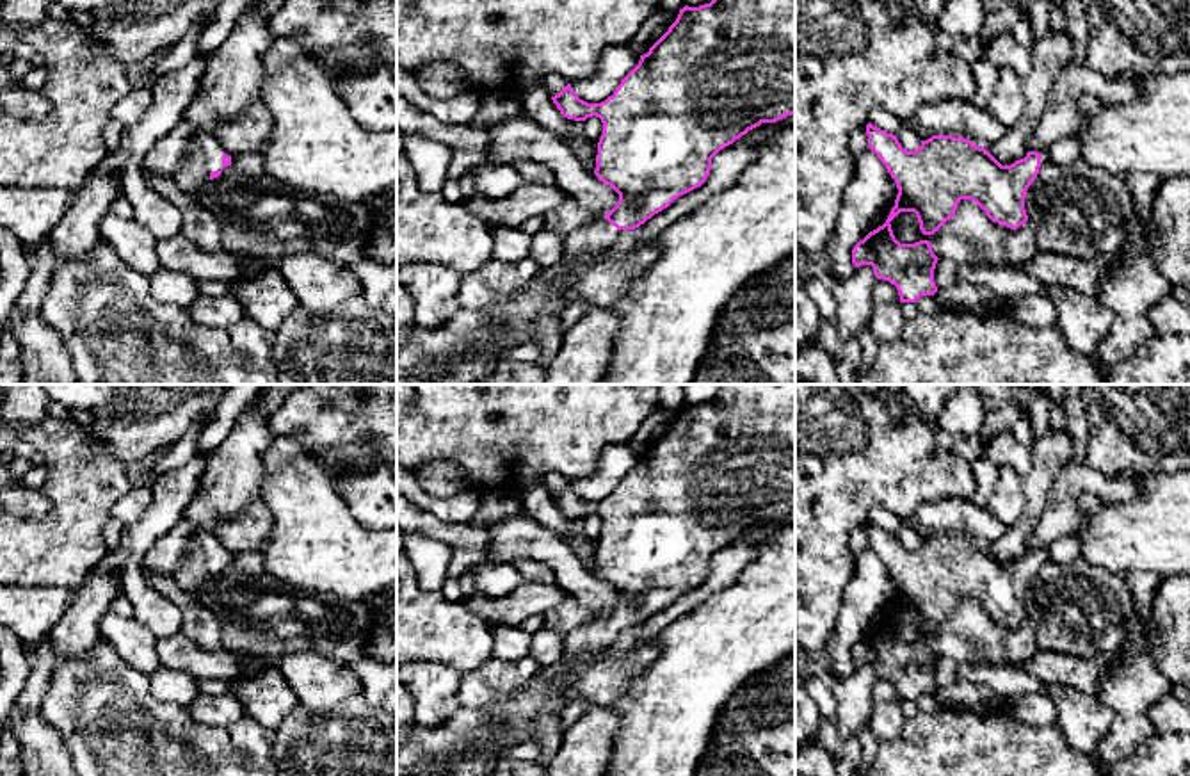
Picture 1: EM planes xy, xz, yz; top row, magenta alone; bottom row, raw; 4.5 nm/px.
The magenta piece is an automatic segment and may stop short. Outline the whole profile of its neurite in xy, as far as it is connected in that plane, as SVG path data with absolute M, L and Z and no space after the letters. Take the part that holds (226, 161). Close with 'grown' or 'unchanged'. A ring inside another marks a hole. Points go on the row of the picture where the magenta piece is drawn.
M197 130L189 142L187 158L174 173L173 182L187 194L196 194L208 180L221 176L222 169L231 166L226 155L208 130Z | grown

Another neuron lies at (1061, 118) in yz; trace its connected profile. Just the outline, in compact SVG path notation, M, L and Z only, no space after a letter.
M1071 62L1051 87L1049 100L1035 123L1028 150L1044 153L1051 144L1074 135L1085 123L1080 100L1092 96L1099 103L1128 103L1140 91L1137 73L1103 75L1083 62Z

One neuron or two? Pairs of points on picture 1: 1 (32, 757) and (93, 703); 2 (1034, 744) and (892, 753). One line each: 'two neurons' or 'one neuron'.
1: two neurons
2: one neuron

